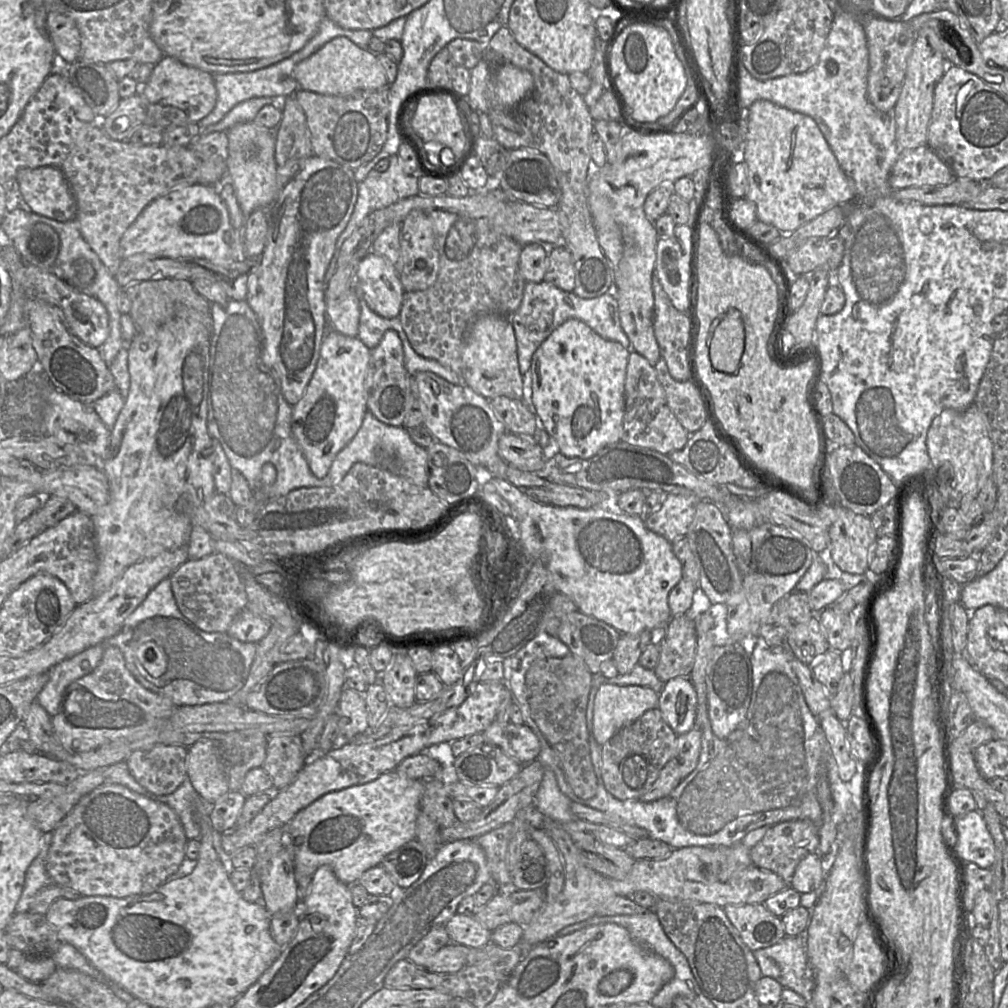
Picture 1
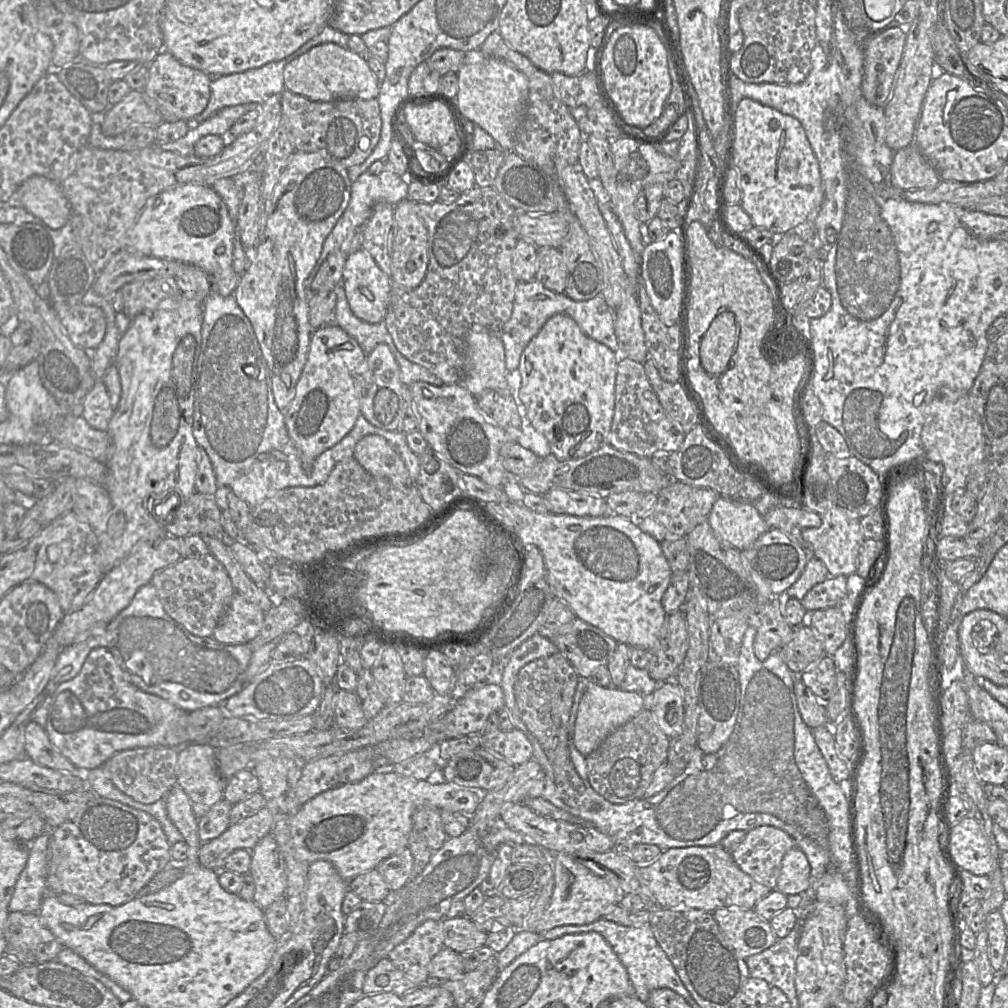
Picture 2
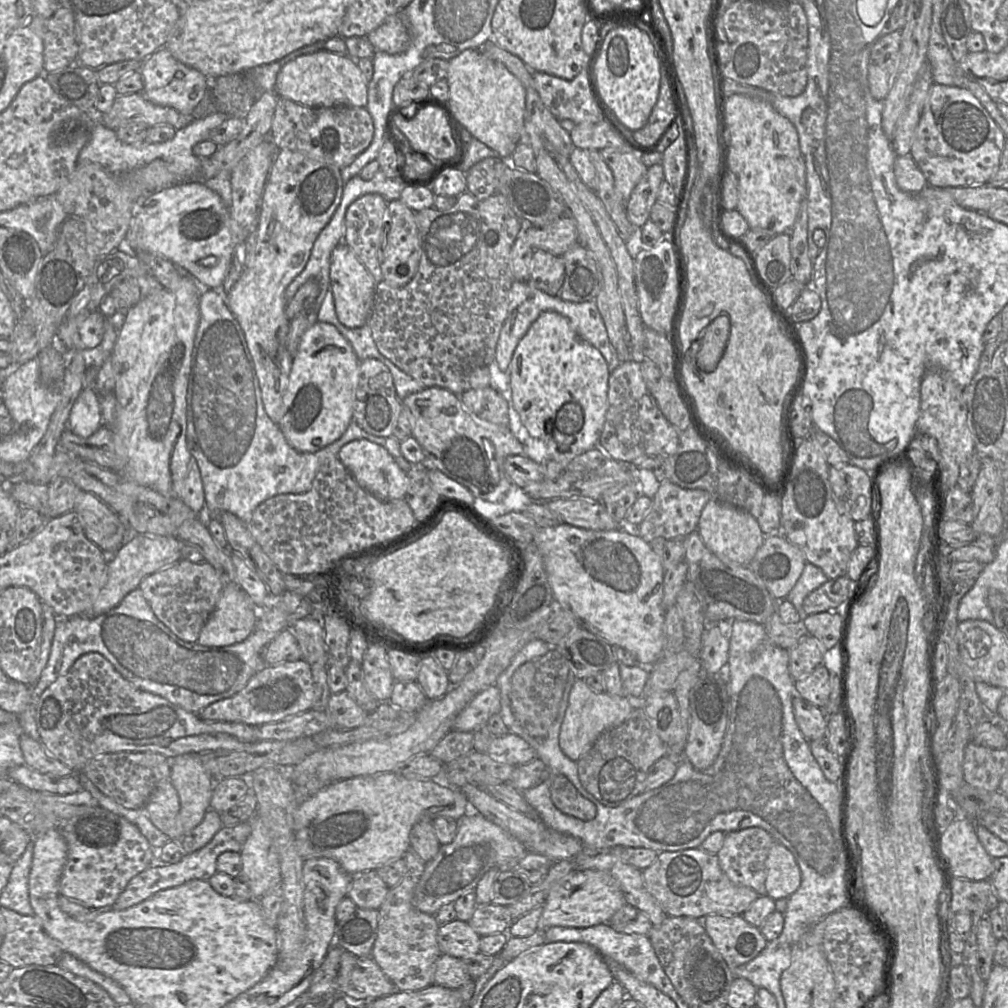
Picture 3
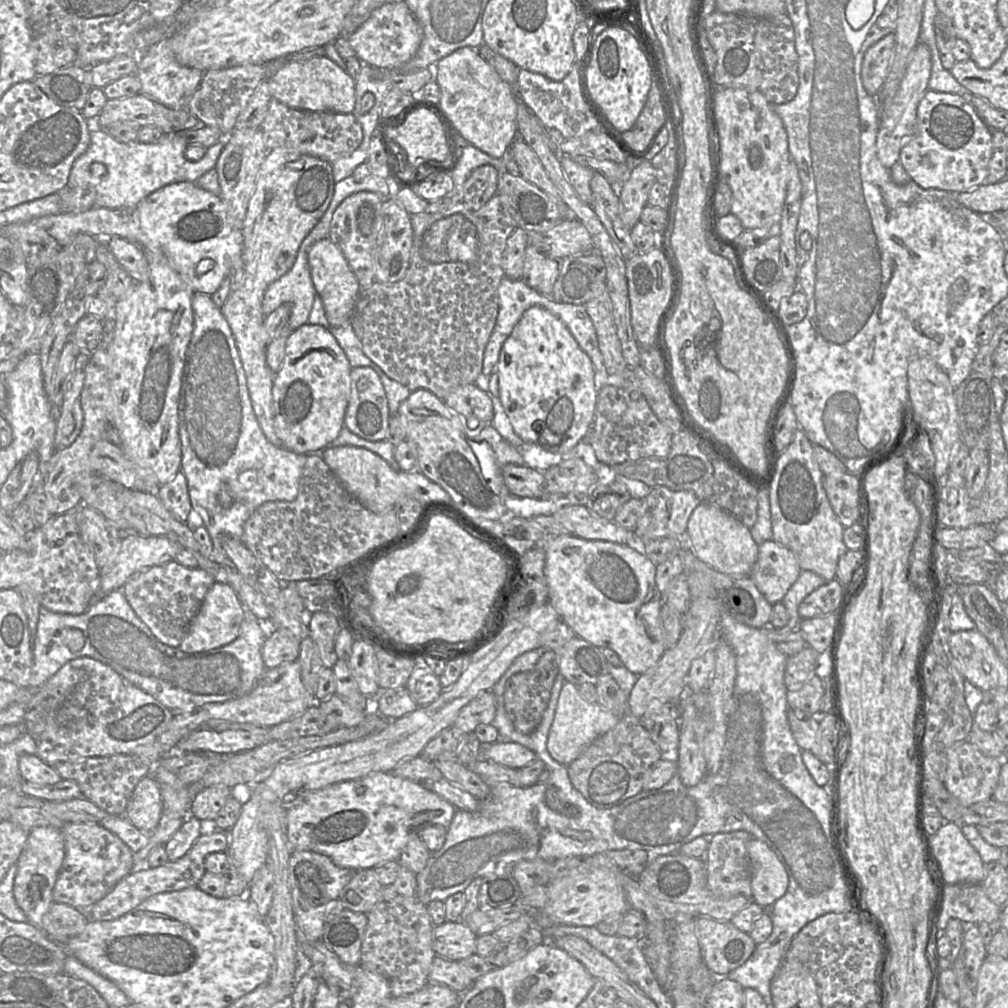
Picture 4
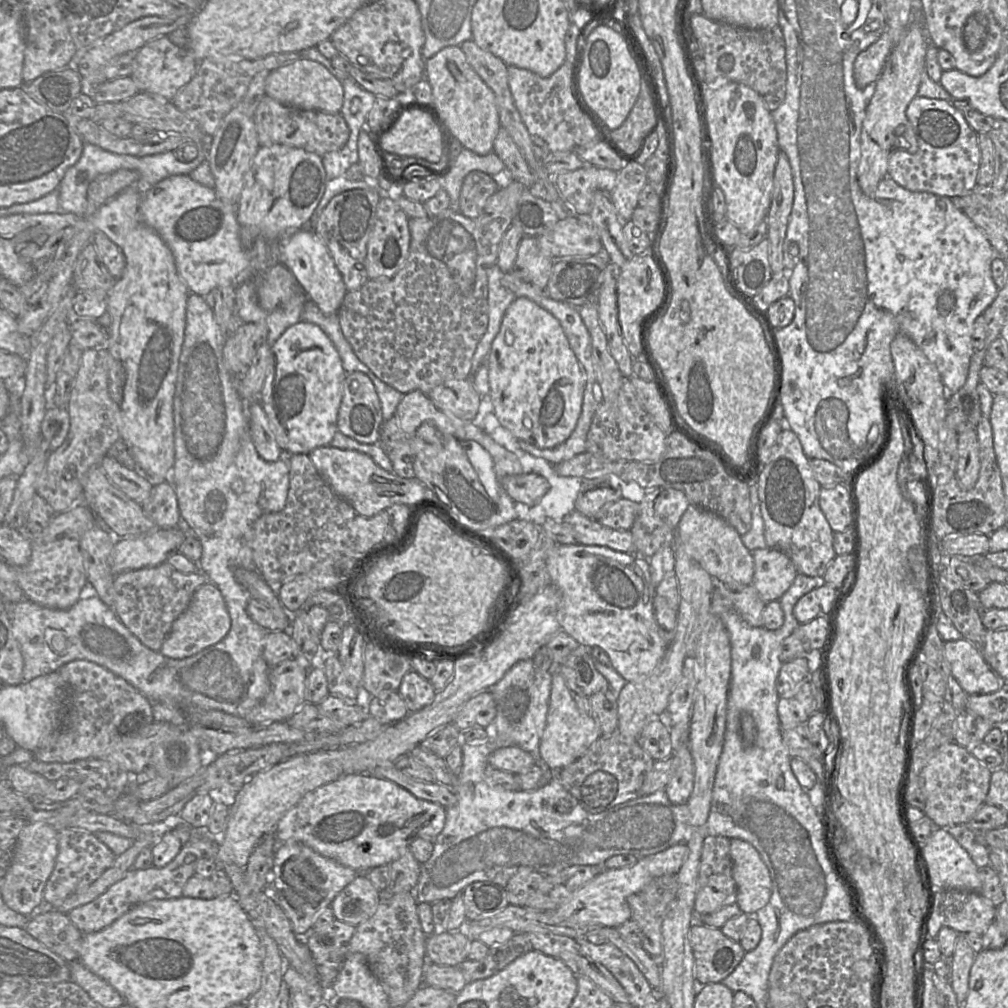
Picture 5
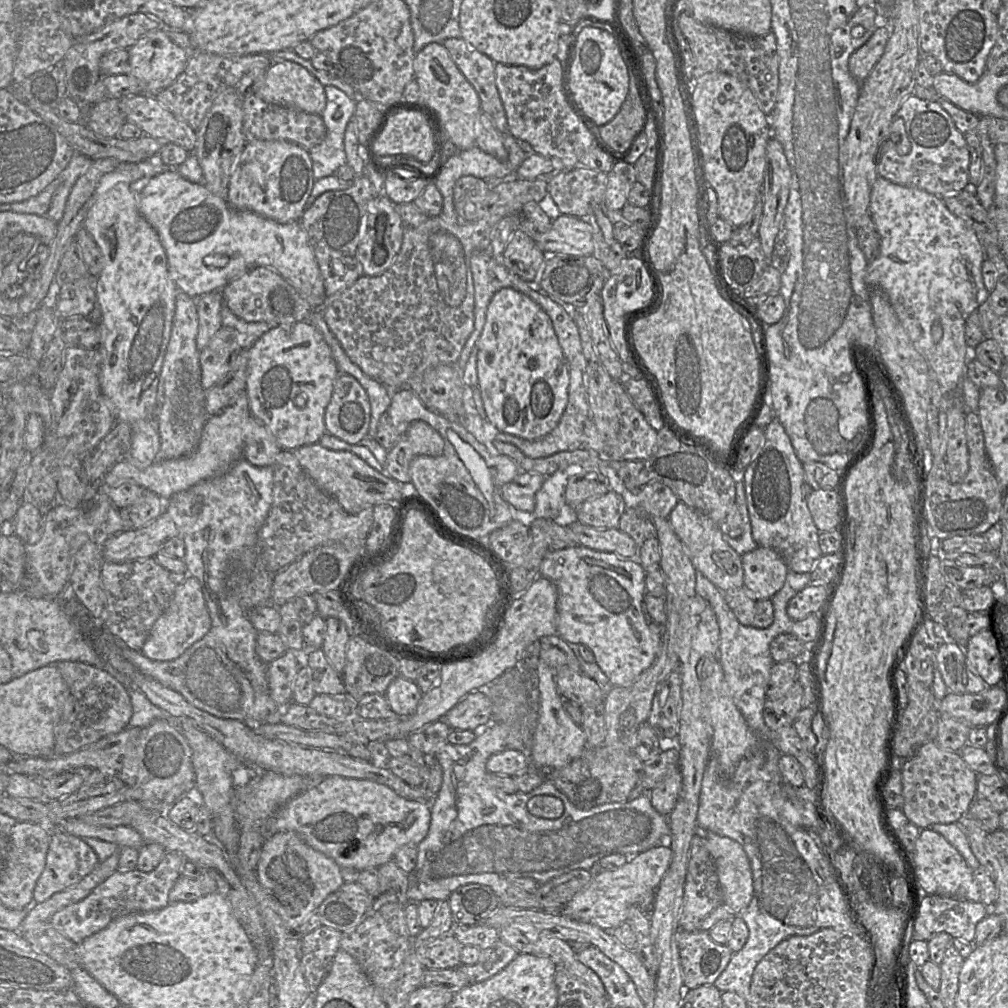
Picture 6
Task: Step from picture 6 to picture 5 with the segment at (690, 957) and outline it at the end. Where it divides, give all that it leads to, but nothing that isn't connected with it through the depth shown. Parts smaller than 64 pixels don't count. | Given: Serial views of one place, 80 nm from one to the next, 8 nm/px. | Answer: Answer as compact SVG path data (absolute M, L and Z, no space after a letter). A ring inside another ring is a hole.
M695 921L689 931L694 956L694 975L699 986L722 982L743 959L746 951L739 941L727 937L721 928Z

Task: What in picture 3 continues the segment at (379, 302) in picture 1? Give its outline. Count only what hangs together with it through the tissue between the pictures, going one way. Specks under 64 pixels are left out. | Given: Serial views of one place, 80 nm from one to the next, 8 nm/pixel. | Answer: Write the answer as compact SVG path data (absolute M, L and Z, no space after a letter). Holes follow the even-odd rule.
M343 242L332 251L329 267L329 291L333 295L335 311L339 321L349 328L360 328L367 324L377 280L360 262L353 250Z

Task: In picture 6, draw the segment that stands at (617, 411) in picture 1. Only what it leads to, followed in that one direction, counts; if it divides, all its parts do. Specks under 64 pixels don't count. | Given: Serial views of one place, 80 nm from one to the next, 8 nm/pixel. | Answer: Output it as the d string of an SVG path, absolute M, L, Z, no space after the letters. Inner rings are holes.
M503 288L490 300L476 343L478 387L485 418L499 432L537 440L558 424L568 401L569 367L550 317L525 294Z

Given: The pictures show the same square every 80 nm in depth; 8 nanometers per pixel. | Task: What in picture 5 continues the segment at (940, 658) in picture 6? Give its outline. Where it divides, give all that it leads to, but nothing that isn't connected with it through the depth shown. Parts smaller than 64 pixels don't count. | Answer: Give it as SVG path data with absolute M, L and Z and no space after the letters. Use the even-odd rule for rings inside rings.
M966 639L944 644L951 675L968 695L990 694L1006 683L985 661L982 652Z

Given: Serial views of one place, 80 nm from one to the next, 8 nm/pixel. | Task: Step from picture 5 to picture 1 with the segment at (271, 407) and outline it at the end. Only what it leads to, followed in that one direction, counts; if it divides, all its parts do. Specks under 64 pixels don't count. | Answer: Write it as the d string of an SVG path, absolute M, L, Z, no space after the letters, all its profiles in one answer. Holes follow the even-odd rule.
M341 332L326 333L311 380L303 397L293 405L291 432L317 478L327 475L337 454L362 425L367 412L365 380L370 356L371 349L357 336Z

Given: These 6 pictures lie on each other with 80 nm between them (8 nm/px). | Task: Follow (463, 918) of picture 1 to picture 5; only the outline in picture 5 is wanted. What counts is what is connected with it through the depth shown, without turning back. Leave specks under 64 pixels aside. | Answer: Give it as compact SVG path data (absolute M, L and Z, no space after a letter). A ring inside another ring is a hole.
M437 930L426 940L428 963L457 966L467 959L472 940L460 930Z

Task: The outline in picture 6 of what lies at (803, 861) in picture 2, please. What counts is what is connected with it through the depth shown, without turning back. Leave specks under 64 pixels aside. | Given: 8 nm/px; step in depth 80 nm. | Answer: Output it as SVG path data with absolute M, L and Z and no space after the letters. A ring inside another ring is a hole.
M697 828L696 836L701 838L710 853L724 893L724 905L735 915L750 904L754 888L749 858L741 844Z

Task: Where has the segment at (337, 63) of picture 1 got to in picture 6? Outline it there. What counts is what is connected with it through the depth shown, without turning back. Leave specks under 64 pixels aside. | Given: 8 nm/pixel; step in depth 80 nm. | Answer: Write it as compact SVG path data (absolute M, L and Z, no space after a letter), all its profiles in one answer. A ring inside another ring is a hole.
M289 61L273 63L254 82L253 93L263 101L308 114L321 115L326 106L325 86L303 66Z

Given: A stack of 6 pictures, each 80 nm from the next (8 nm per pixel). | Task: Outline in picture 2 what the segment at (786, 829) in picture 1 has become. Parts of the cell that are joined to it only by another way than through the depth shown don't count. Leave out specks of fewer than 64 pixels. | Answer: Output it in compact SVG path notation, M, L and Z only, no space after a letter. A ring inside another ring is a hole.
M760 826L748 831L730 853L743 872L774 889L783 857L796 845L795 839L784 830Z

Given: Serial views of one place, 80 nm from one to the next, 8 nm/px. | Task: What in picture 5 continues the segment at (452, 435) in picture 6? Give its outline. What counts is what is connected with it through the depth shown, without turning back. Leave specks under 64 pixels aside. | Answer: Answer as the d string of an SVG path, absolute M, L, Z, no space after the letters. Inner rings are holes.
M463 440L460 443L486 493L490 498L495 497L498 487L491 456L474 441Z

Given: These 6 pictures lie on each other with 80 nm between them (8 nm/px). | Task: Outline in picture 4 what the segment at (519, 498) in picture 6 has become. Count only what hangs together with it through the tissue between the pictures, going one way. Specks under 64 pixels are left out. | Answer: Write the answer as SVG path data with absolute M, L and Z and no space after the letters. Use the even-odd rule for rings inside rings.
M525 465L502 466L502 478L509 493L519 497L540 498L544 495L544 472Z

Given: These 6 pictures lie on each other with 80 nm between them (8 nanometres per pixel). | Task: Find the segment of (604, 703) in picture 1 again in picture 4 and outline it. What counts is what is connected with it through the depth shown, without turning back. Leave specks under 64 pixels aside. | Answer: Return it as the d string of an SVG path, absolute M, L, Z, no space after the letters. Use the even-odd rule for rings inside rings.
M564 682L559 694L554 719L547 738L547 750L554 760L568 766L599 736L614 728L620 718L602 708L597 702L590 703L580 694L578 687Z

